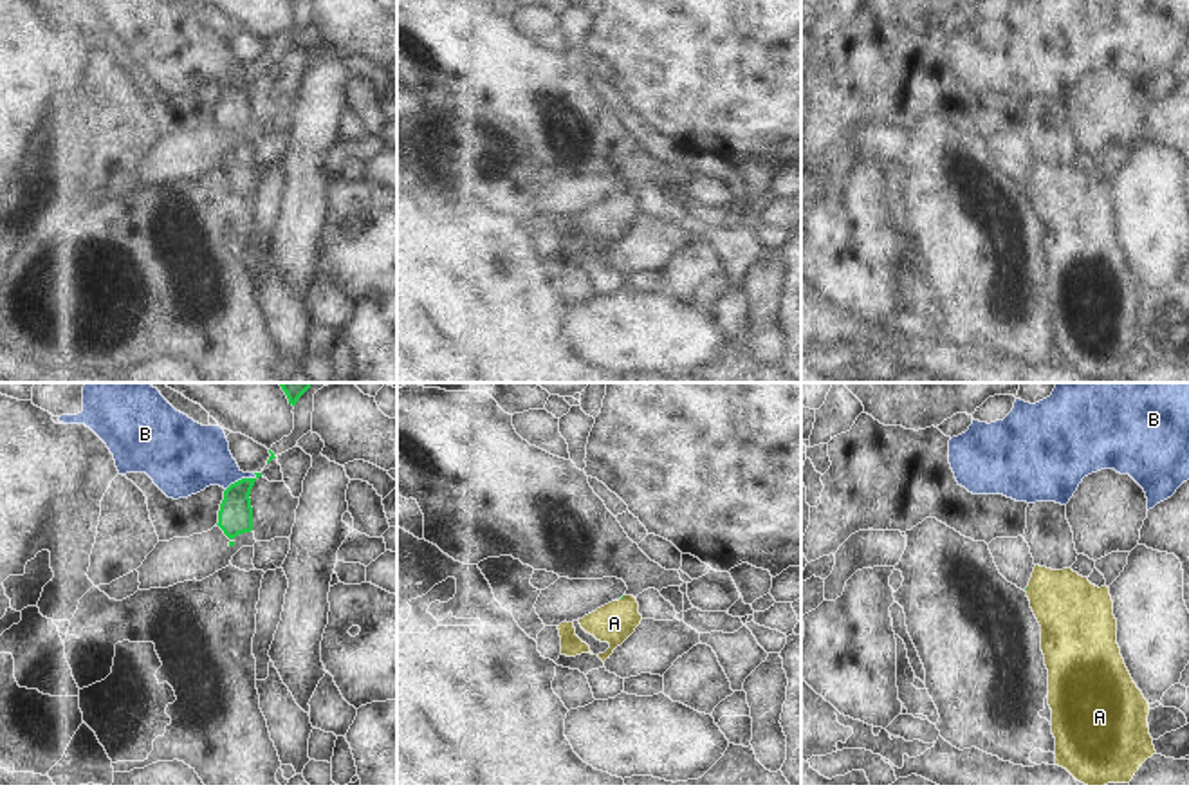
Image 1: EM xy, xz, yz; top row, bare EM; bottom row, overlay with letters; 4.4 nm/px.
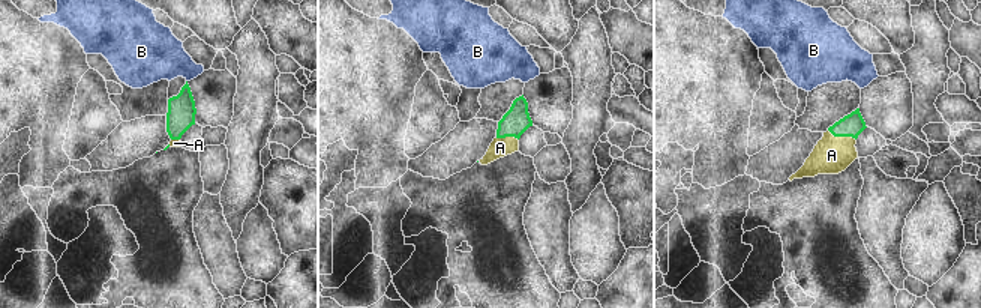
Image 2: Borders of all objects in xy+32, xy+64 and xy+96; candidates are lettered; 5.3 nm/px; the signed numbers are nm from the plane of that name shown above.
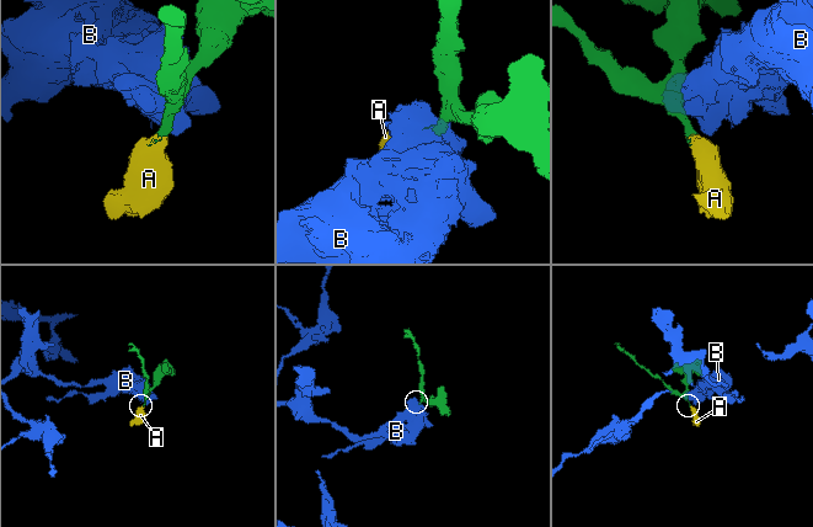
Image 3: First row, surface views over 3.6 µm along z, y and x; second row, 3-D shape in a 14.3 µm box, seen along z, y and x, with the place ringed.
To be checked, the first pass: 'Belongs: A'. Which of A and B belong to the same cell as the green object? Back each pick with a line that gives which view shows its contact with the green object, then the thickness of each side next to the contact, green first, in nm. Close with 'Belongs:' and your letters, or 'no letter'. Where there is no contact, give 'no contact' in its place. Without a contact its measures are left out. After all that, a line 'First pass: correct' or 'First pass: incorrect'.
A: no contact
Belongs: A
First pass: correct

